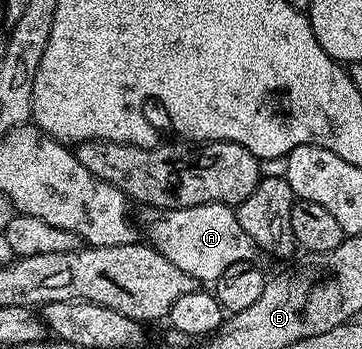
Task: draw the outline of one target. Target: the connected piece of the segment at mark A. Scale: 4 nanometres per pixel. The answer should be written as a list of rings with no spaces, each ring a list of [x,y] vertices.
[[[202,204],[188,208],[165,208],[144,211],[143,224],[147,227],[146,239],[173,266],[185,270],[195,281],[214,282],[233,262],[254,261],[255,243],[241,230],[235,208],[229,204]]]

